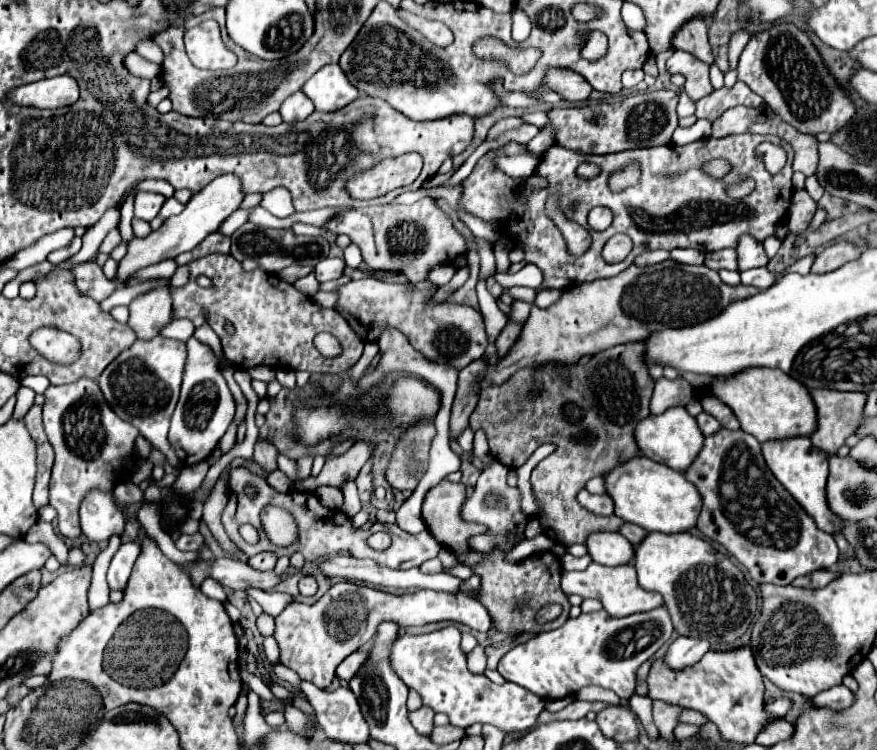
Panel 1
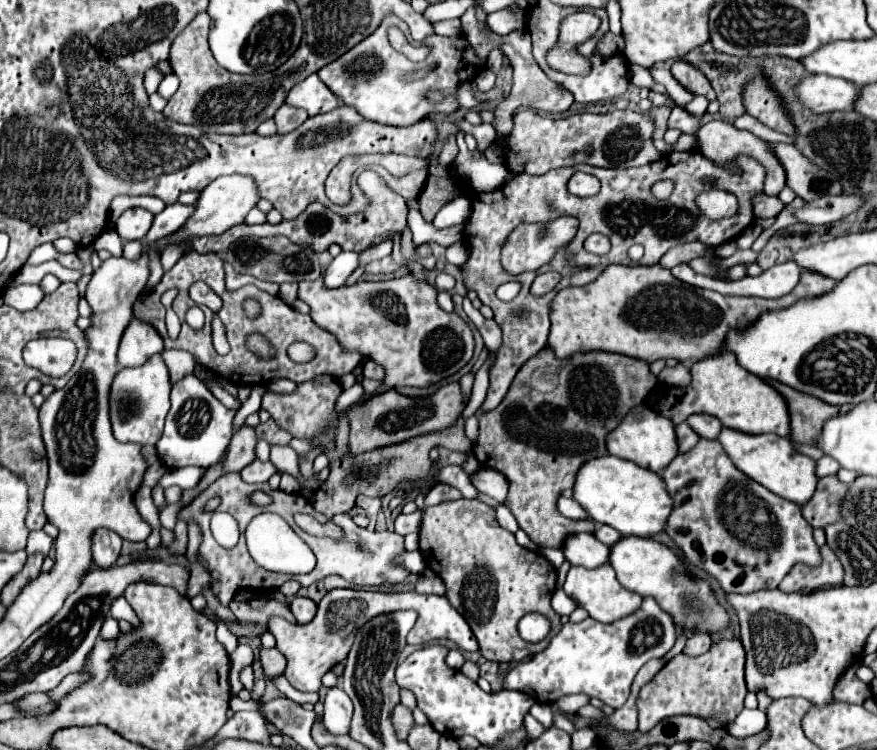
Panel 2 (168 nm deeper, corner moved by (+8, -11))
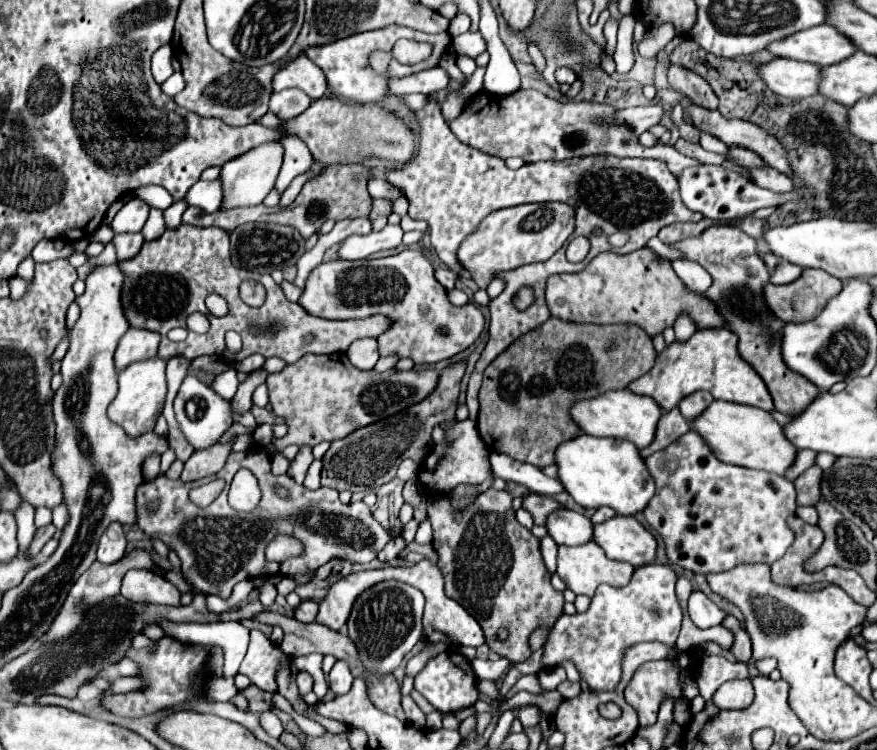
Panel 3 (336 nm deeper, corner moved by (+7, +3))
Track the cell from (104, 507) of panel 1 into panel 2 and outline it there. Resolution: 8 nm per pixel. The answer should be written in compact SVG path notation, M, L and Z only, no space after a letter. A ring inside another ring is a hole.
M98 528L92 534L92 558L94 564L98 564L100 568L110 568L118 560L120 548L122 548L122 538L112 530Z

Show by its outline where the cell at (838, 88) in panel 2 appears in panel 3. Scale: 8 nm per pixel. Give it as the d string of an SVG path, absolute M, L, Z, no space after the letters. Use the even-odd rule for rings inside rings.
M773 58L771 62L759 66L759 76L767 84L767 88L771 88L771 92L799 100L817 94L821 68L817 64Z

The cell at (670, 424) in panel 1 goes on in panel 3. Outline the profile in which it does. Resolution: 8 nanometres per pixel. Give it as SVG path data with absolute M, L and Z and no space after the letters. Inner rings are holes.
M625 388L625 390L611 390L605 394L599 394L597 398L575 402L571 408L571 418L579 424L579 428L585 434L601 436L601 438L607 438L607 436L623 438L633 442L637 448L645 448L655 438L655 428L661 418L661 408L649 396L633 394L631 390Z

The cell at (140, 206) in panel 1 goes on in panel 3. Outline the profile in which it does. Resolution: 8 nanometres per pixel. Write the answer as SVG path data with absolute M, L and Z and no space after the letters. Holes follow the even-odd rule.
M131 198L113 218L111 228L115 234L123 234L123 232L141 232L143 224L147 222L149 216L149 206L147 202L143 202L141 198Z

